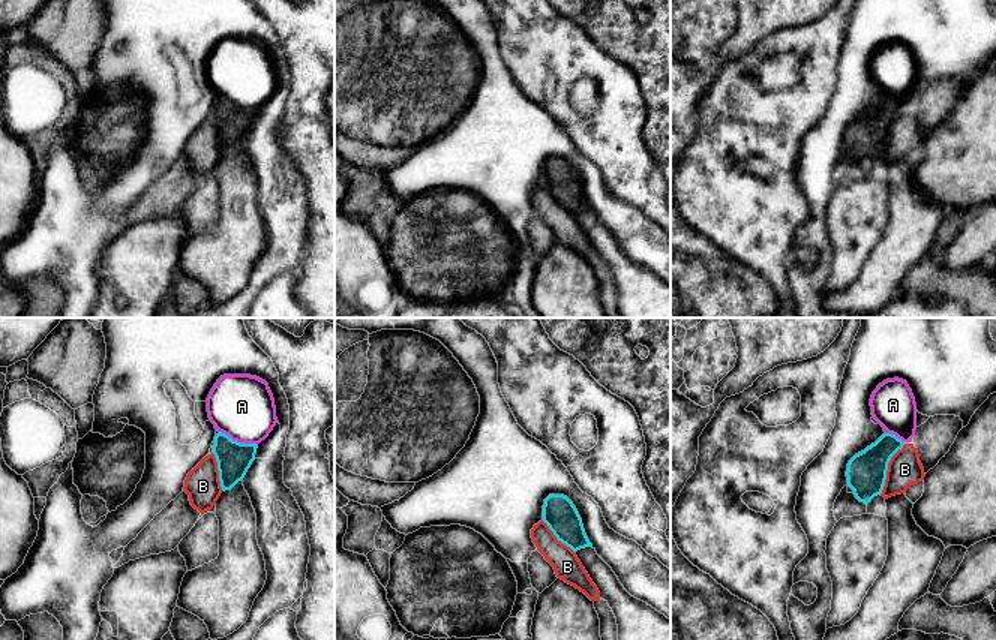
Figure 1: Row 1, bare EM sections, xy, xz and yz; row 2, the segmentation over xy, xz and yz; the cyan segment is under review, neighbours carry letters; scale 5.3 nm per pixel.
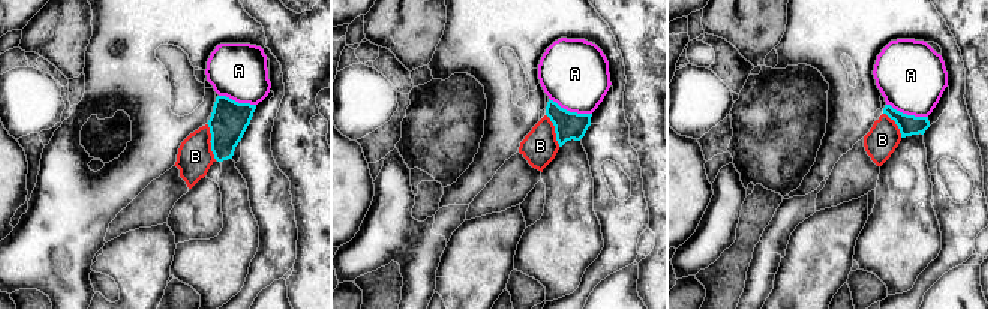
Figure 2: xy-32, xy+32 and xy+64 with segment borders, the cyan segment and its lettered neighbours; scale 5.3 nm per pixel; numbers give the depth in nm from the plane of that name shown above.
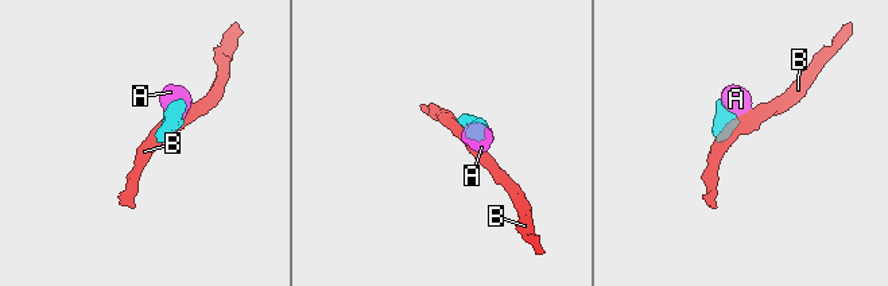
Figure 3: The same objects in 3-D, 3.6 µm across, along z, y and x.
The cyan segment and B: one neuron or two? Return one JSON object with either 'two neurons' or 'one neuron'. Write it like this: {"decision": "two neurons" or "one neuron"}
{"decision": "two neurons"}

